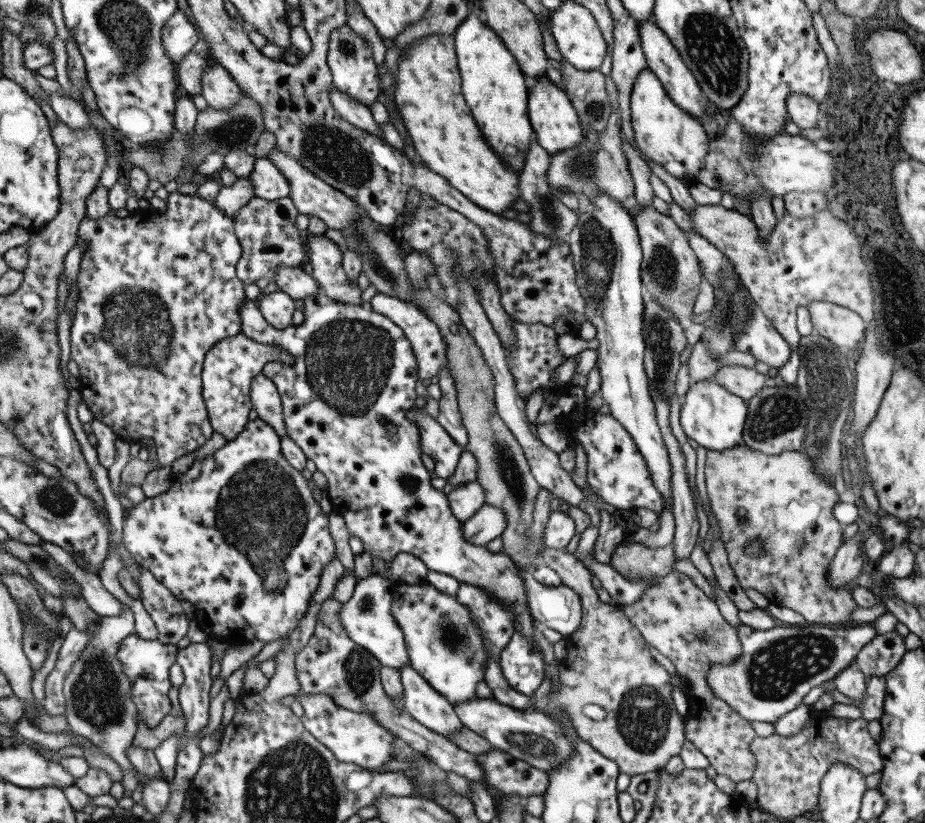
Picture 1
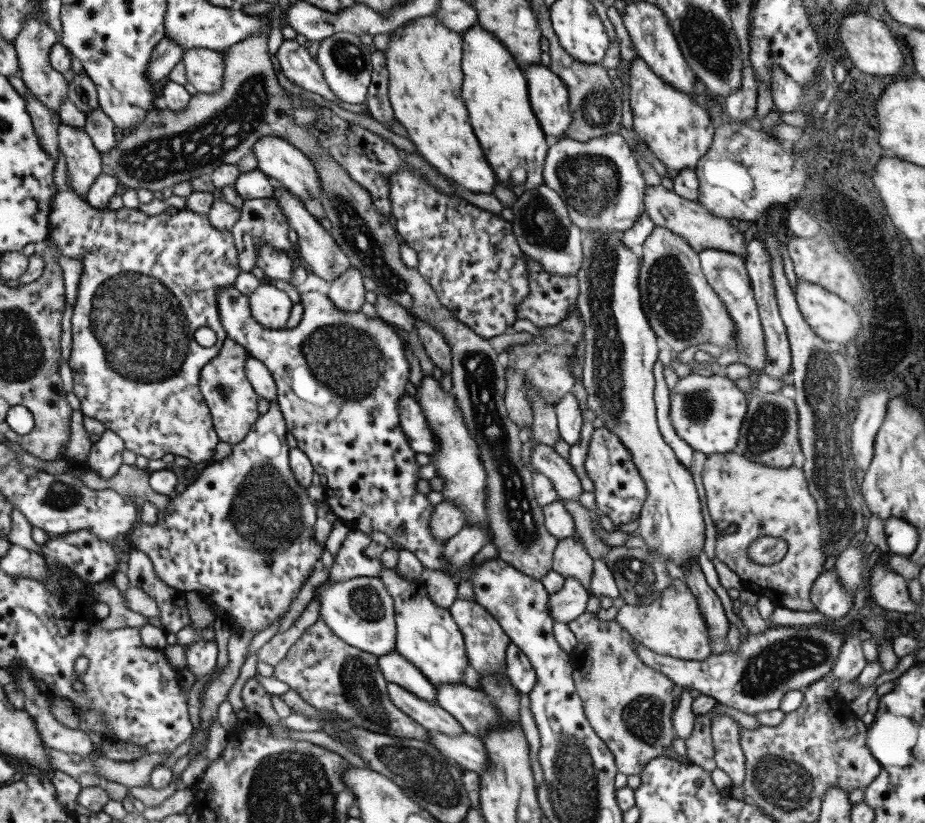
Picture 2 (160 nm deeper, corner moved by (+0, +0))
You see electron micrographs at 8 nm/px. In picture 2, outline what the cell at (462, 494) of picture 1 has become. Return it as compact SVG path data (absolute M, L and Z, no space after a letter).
M442 500L434 506L429 520L429 531L437 541L449 541L465 524L462 510L453 502Z

